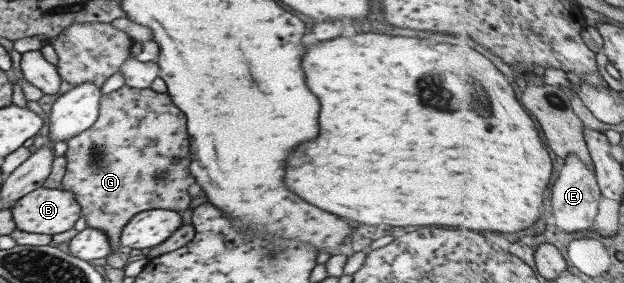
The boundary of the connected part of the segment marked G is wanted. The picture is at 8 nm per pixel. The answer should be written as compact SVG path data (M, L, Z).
M123 85L115 91L102 94L95 122L67 139L64 153L66 165L60 188L72 192L87 227L103 231L114 250L119 245L125 223L138 212L156 208L181 212L188 207L187 188L194 180L187 172L187 144L185 118L166 93L157 93L149 88L131 89Z

